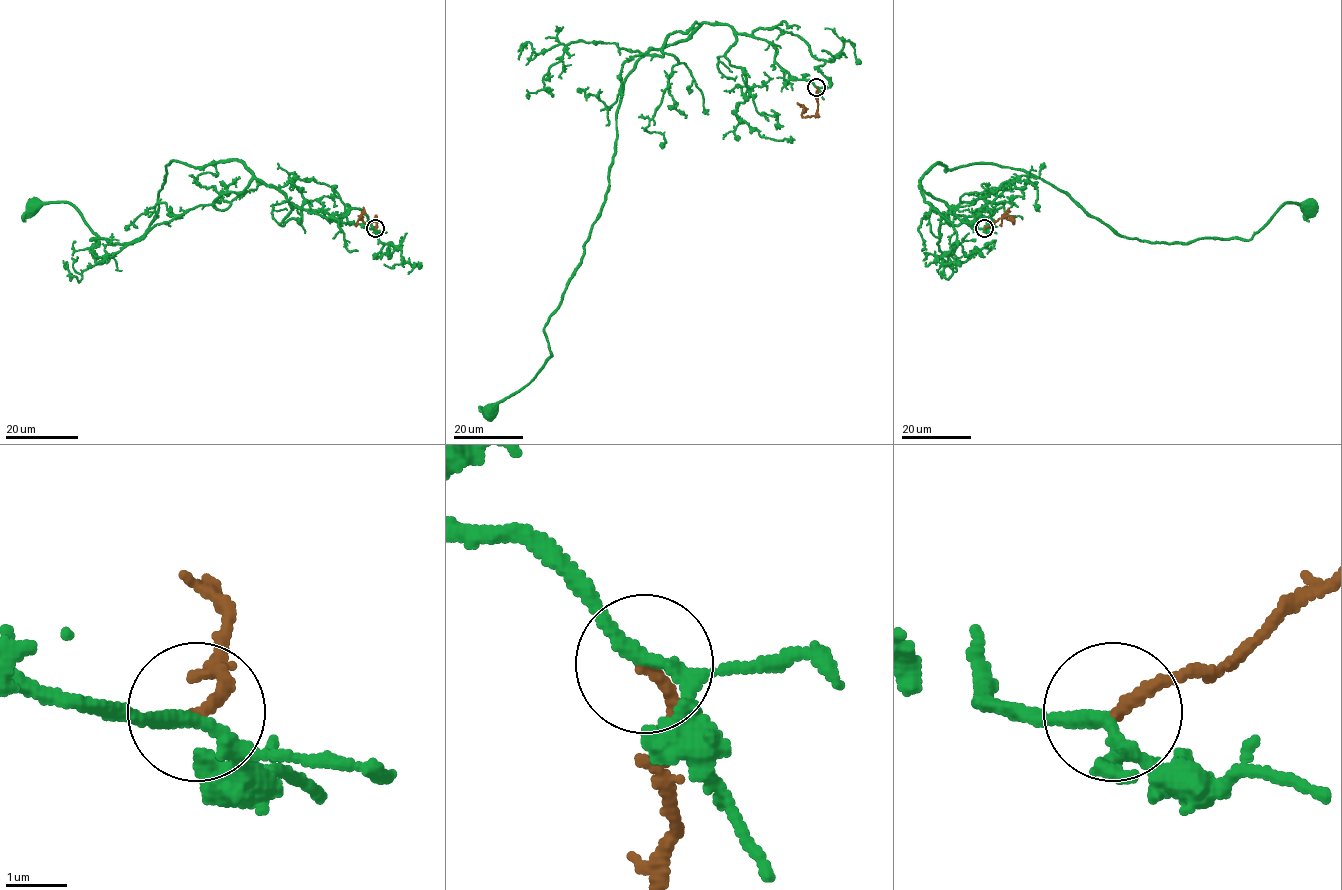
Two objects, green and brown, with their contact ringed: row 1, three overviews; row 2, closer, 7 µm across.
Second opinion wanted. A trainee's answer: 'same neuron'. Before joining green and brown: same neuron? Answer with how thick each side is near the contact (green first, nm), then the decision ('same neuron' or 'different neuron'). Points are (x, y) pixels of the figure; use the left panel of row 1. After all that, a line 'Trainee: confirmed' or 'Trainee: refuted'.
calibres 220 and 190 nm; same neuron
Trainee: confirmed

